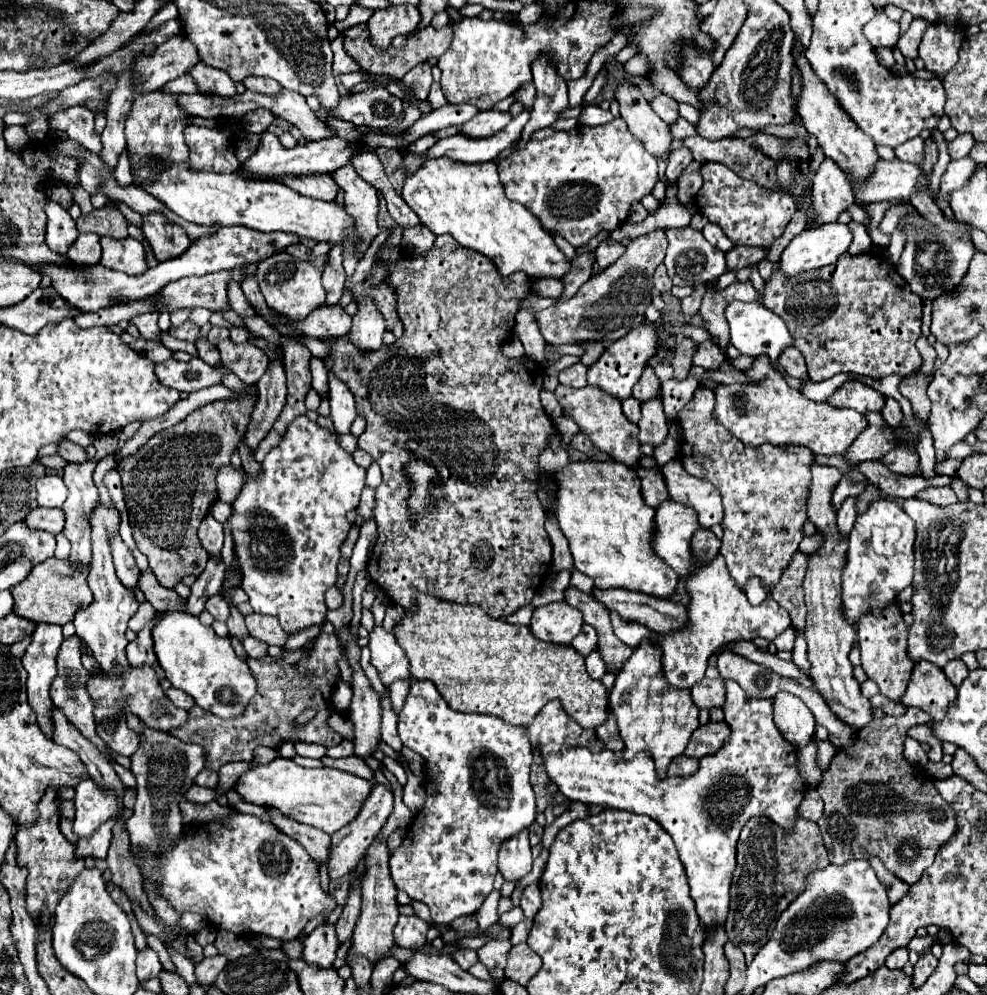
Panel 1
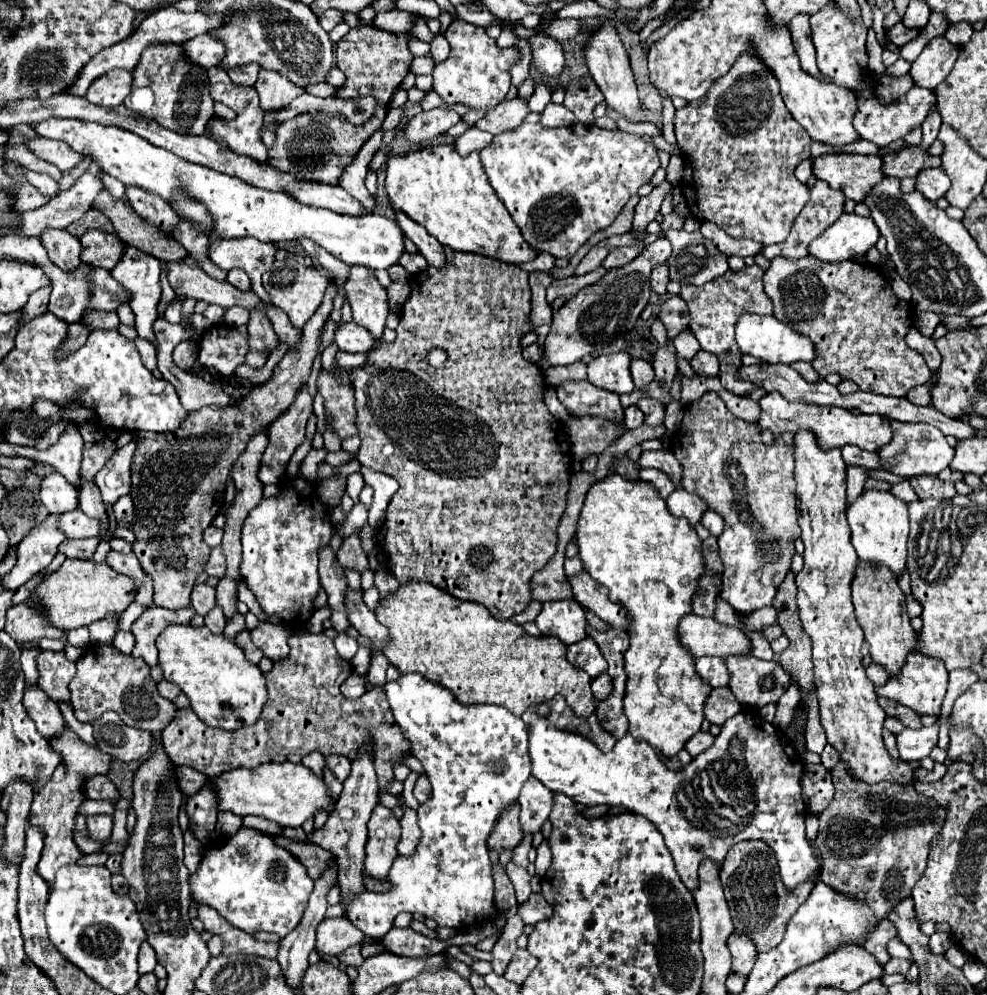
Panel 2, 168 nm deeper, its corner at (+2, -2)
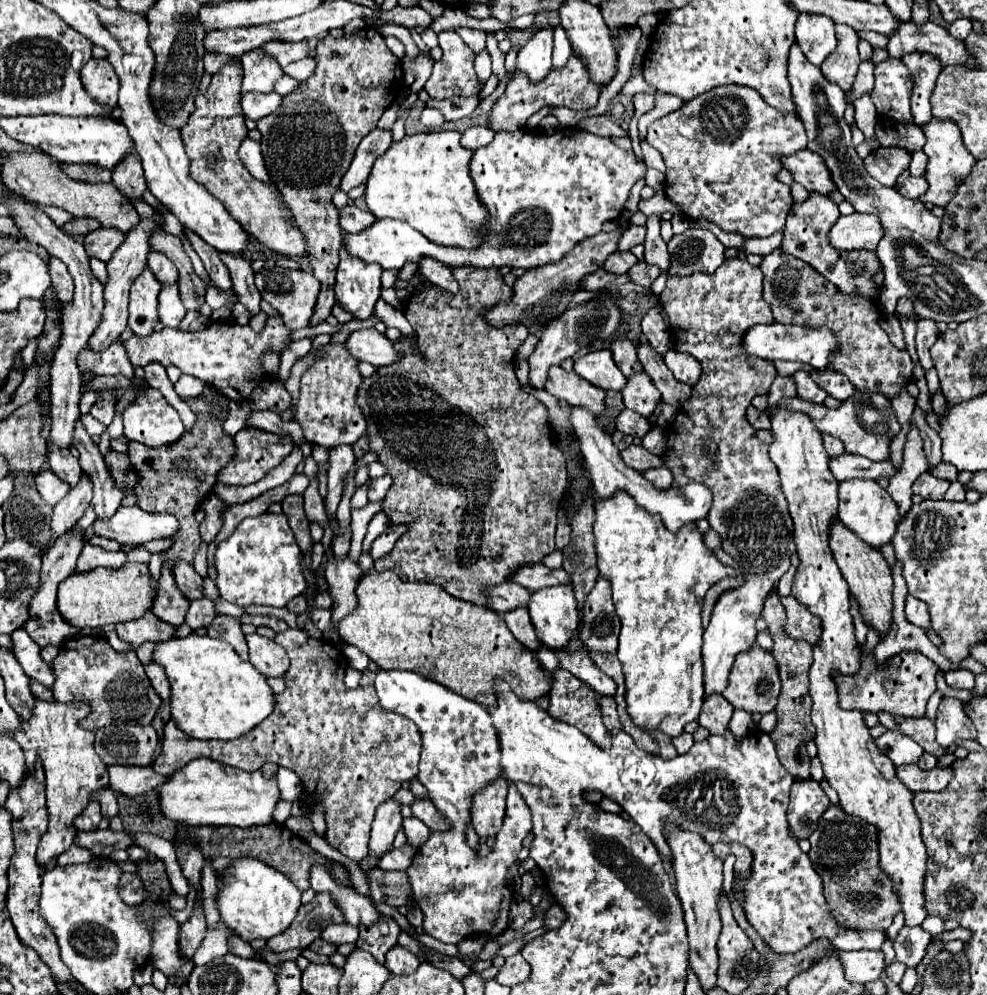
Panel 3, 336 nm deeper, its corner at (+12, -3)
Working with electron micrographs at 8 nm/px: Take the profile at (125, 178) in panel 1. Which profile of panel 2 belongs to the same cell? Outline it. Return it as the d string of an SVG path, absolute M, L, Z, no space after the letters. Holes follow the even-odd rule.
M160 261L160 264L161 264L160 281L162 286L162 294L161 294L160 302L158 304L158 312L159 312L159 317L163 317L167 305L173 301L176 294L171 288L167 278L168 268L166 262Z

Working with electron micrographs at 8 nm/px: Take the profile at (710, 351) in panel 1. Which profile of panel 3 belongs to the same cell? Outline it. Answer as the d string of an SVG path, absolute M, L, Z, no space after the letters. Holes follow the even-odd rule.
M673 348L665 354L663 362L667 364L667 368L673 372L673 376L683 382L683 384L689 384L689 386L695 386L697 380L699 380L699 374L701 374L701 366L697 364L697 360L689 354L683 354L683 352L675 352Z

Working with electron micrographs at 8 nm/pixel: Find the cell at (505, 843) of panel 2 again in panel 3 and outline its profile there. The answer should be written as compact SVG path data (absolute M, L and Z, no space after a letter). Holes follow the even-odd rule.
M497 778L485 786L485 790L473 794L471 802L471 824L481 838L495 836L503 824L505 816L505 796L507 796L507 780Z

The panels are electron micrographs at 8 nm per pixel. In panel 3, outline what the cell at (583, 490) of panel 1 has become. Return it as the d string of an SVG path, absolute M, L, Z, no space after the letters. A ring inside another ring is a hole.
M617 492L613 498L605 498L605 500L599 500L595 502L595 526L593 526L593 532L595 532L595 548L597 548L597 566L599 566L599 574L601 576L607 576L613 584L613 600L615 600L615 608L617 608L617 616L621 620L621 634L619 634L619 650L617 650L617 656L623 664L623 672L625 672L625 682L627 682L627 710L629 710L629 716L633 718L633 722L639 726L639 728L645 728L645 730L651 730L651 728L657 728L661 732L665 732L667 736L675 738L683 732L685 724L687 722L693 722L697 720L699 716L699 710L703 706L703 662L701 662L701 634L703 634L703 626L701 626L701 606L703 606L703 598L707 594L707 590L717 584L721 578L727 578L727 576L737 576L737 572L729 566L723 566L717 556L713 554L713 550L709 550L705 544L703 544L703 534L697 530L697 524L687 524L683 526L677 534L669 532L661 518L657 516L651 516L647 510L643 510L641 506L637 506L637 502L633 502L633 498L629 498L629 494L625 492Z

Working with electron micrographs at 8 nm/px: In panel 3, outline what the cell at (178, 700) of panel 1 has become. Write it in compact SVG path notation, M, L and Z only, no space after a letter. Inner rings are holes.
M151 660L149 664L145 664L145 674L149 676L149 680L151 680L153 688L157 690L157 694L167 702L169 700L169 680L167 680L167 674L161 668L161 664Z

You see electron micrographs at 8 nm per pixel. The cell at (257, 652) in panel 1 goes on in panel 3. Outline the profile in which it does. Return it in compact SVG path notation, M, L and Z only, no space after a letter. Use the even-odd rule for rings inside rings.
M215 616L215 620L207 626L207 634L211 638L219 638L219 640L229 642L243 660L249 660L245 634L241 632L241 622L237 618L231 618L231 616Z

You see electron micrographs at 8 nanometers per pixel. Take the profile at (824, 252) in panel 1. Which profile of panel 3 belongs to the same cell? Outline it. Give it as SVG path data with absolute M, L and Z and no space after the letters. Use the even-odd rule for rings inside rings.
M851 214L841 216L831 228L829 238L837 250L875 250L879 240L885 236L883 224L871 214Z

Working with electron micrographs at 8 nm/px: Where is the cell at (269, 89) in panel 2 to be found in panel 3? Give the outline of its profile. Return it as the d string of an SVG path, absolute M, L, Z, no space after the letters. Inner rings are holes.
M261 48L247 52L241 58L243 66L243 92L271 92L273 84L283 76L277 60L269 54L261 54Z

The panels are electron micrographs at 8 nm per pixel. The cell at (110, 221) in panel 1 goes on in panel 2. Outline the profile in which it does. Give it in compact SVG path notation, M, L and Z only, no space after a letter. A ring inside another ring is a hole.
M91 209L91 211L87 211L79 221L73 221L73 223L67 227L67 231L69 231L71 235L75 235L75 237L81 237L83 233L87 233L87 231L91 231L91 229L99 229L99 231L115 233L111 221L109 221L99 209Z

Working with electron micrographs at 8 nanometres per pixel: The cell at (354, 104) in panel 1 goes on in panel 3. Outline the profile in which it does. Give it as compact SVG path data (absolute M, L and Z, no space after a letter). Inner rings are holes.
M269 92L269 94L241 94L241 108L245 118L257 122L265 118L267 114L275 112L281 106L281 94Z

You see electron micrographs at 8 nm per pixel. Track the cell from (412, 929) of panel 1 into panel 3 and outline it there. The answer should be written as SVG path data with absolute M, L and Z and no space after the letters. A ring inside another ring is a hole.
M393 946L393 950L389 950L385 966L389 968L391 976L405 976L405 974L413 974L413 970L417 970L419 966L419 958L415 954L411 954L409 950L405 950L403 946Z

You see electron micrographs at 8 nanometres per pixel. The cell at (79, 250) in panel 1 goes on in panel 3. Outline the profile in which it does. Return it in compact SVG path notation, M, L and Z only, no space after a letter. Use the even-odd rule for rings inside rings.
M99 228L91 234L87 234L85 238L85 250L103 260L103 262L109 262L109 258L113 256L113 252L123 244L125 240L125 234L121 234L119 230L113 230L113 228Z

